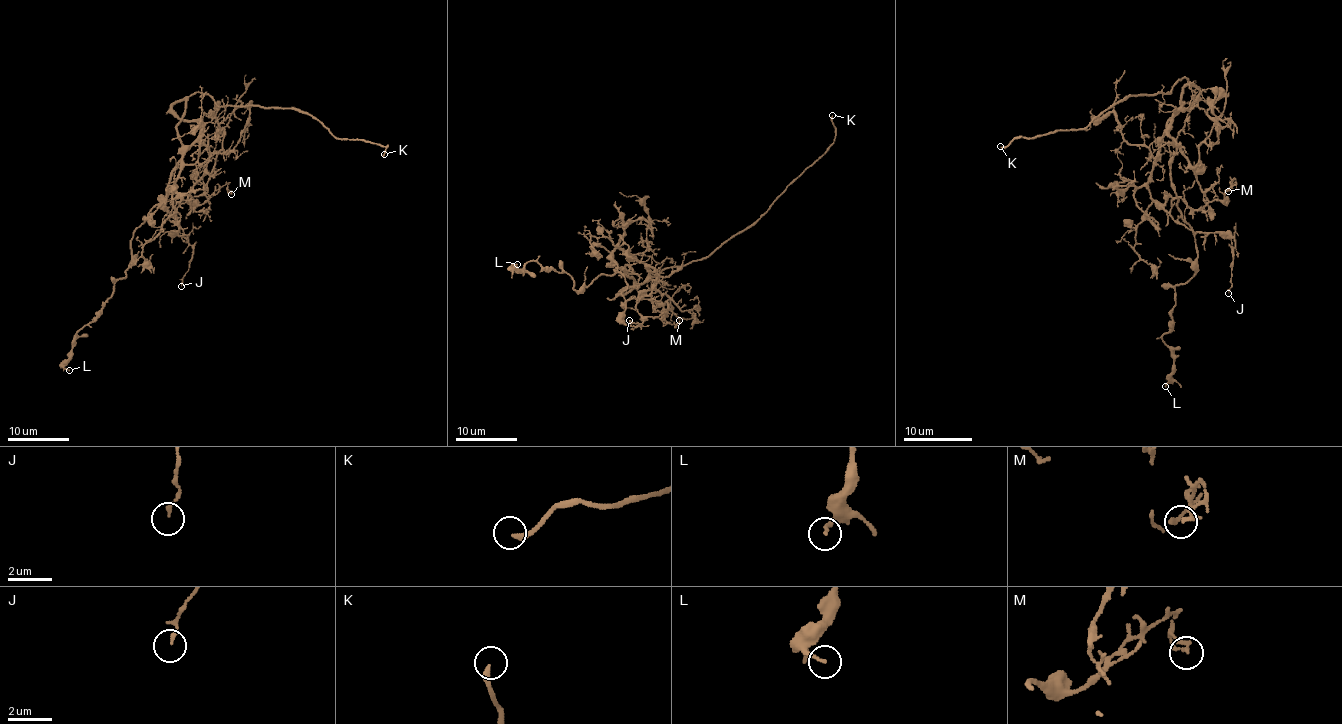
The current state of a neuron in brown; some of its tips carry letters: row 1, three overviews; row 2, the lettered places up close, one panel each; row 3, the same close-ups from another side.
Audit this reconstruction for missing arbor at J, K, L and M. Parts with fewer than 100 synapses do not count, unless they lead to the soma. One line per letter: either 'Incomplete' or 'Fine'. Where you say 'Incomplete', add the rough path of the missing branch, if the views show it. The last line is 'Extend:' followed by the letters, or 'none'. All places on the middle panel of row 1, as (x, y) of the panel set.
J: Fine
K: Incomplete
L: Fine
M: Fine
Extend: K

